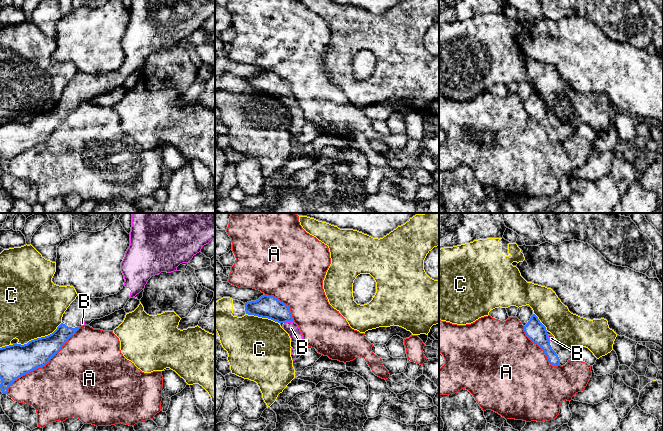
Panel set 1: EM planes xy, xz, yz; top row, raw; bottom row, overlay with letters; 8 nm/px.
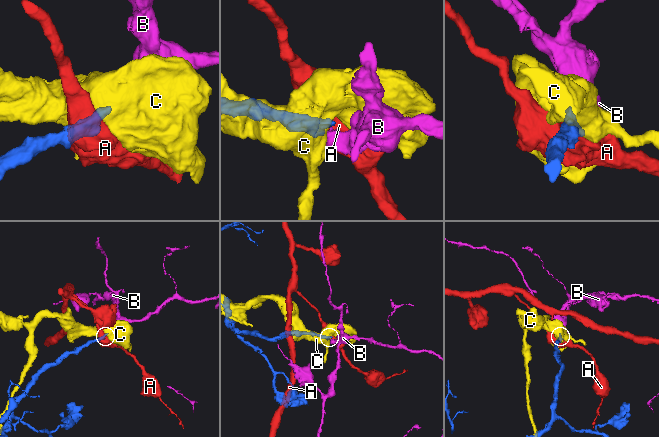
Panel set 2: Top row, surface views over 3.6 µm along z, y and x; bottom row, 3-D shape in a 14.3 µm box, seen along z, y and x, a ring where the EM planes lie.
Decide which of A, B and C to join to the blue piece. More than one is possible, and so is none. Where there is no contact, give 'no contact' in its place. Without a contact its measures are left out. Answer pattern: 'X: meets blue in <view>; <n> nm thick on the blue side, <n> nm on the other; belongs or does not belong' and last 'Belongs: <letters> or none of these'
A: meets blue in xy; 260 nm thick on the blue side, 480 nm on the other; does not belong
B: meets blue in xz; 180 nm thick on the blue side, 100 nm on the other; belongs
C: meets blue in xy; 260 nm thick on the blue side, 480 nm on the other; does not belong
Belongs: B

